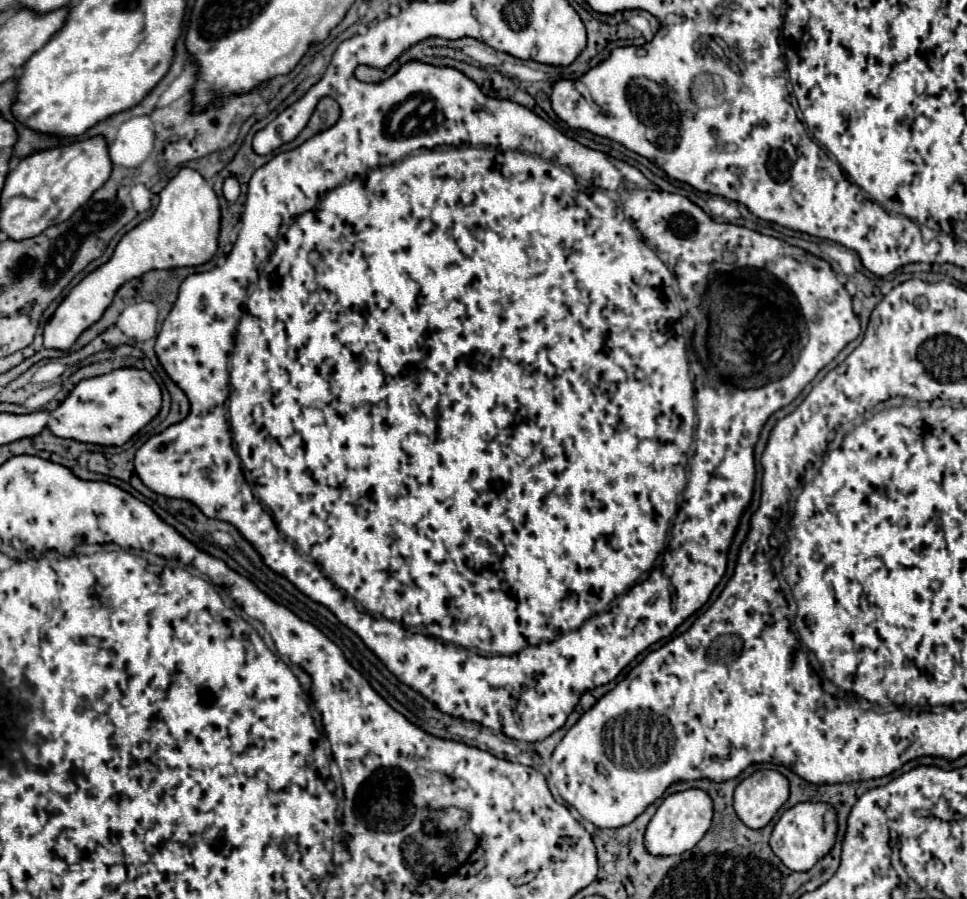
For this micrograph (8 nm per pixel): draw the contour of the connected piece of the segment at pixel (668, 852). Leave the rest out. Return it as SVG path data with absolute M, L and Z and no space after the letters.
M688 788L682 792L670 794L668 798L664 798L664 802L660 804L660 808L656 810L654 818L646 828L646 838L644 838L646 850L656 856L672 856L694 848L710 828L712 814L714 814L712 798L708 796L708 792L700 788Z

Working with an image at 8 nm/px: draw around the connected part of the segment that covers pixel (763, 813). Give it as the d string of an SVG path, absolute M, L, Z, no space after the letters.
M758 770L734 790L734 810L750 828L766 826L788 800L788 778L778 770Z

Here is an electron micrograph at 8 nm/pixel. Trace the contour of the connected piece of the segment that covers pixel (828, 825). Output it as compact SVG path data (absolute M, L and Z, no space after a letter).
M800 802L788 808L776 822L770 836L770 848L790 870L804 872L810 870L818 860L822 860L832 850L836 842L836 832L838 820L836 810L832 810L832 806L828 806L826 802Z

